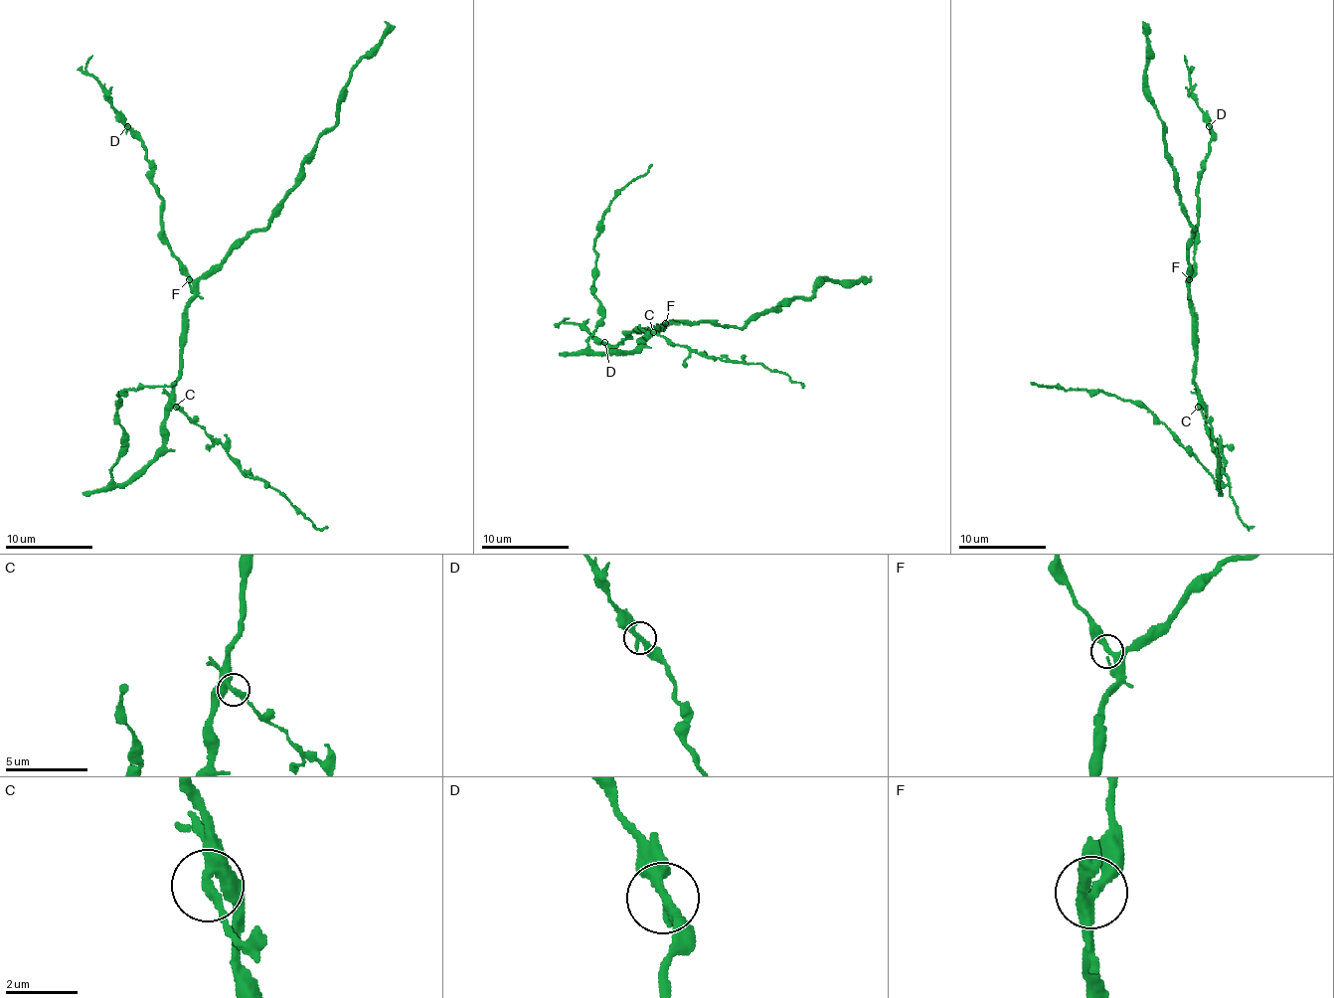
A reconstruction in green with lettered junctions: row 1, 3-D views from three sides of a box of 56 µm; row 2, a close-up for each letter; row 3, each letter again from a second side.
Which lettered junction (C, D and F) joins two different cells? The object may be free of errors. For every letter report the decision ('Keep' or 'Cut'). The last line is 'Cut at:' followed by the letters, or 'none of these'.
C: Cut
D: Keep
F: Keep
Cut at: C

